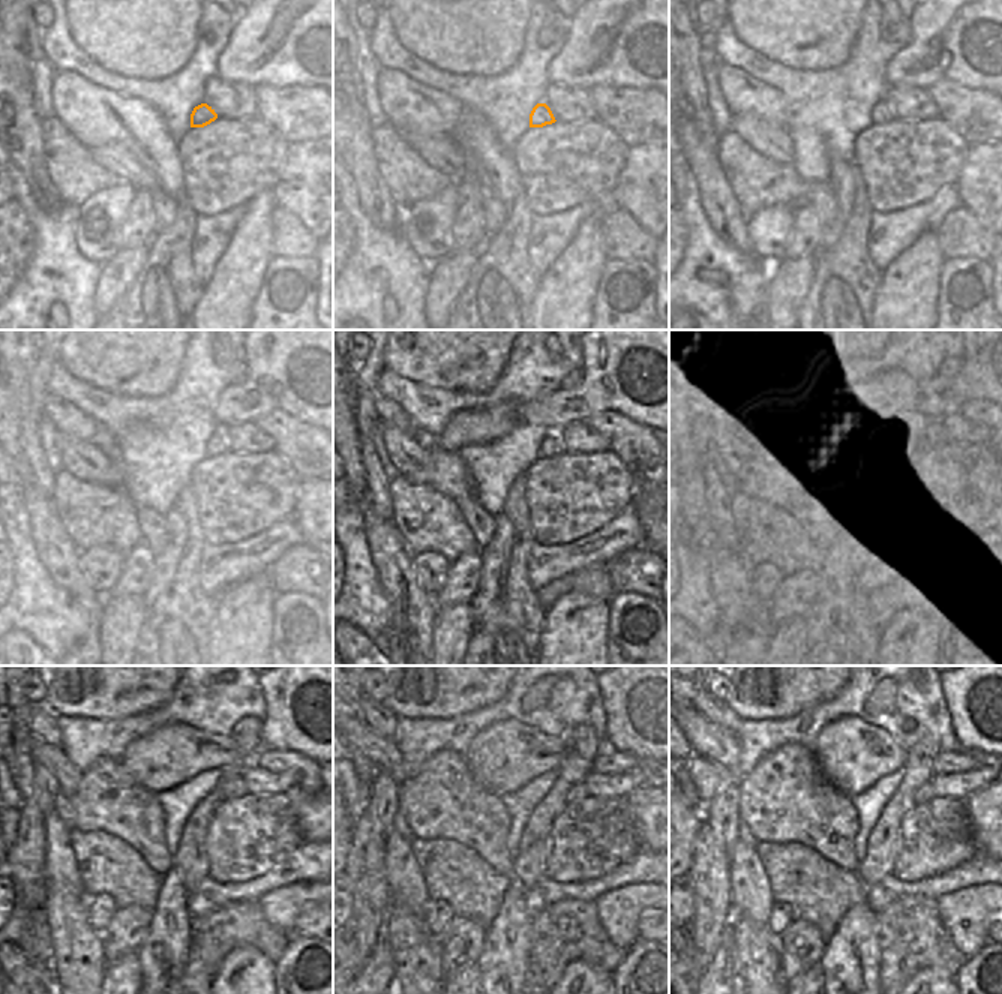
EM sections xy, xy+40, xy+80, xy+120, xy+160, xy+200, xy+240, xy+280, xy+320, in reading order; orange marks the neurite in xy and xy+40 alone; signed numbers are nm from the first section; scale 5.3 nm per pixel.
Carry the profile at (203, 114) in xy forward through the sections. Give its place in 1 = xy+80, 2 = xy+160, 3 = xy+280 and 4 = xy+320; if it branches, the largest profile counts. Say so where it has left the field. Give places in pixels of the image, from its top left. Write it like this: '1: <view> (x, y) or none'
1: xy+80 (881, 113)
2: xy+160 (552, 444)
3: xy+280 (578, 792)
4: xy+320 (926, 792)

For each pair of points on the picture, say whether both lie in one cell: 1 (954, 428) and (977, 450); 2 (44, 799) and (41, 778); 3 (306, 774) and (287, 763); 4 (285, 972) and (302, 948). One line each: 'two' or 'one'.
1: one
2: one
3: one
4: one

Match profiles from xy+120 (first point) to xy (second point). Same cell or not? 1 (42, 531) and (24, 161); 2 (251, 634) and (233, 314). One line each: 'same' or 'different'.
1: same
2: same

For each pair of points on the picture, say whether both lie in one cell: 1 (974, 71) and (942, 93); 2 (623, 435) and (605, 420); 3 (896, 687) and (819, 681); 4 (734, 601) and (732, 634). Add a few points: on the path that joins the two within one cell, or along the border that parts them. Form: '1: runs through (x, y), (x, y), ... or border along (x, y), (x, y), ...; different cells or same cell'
1: border along (927, 87), (953, 80), (986, 89); different cells
2: runs through (618, 431), (609, 425); same cell
3: border along (848, 681), (830, 699), (819, 703); different cells
4: runs through (734, 609), (734, 627); same cell

